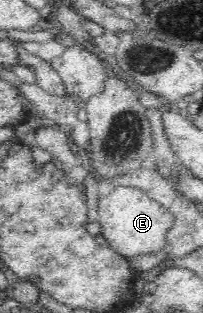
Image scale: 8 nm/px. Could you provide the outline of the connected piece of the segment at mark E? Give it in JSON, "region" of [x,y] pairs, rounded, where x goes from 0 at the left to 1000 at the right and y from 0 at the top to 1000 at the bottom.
{"region":[[[557,591],[532,623],[483,636],[478,706],[498,725],[493,748],[532,773],[527,783],[635,827],[793,805],[793,789],[813,780],[813,751],[852,719],[857,690],[700,604]]]}

